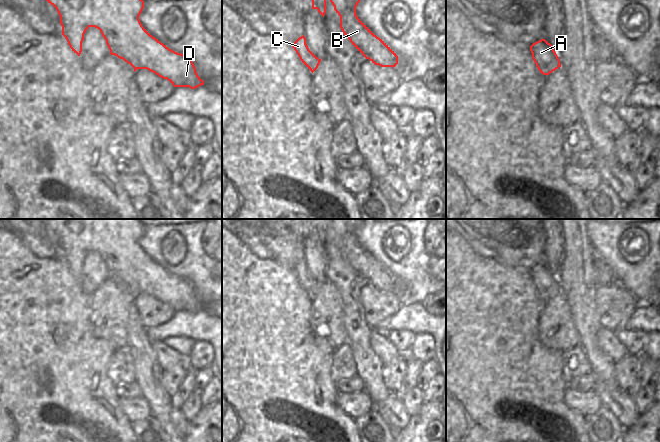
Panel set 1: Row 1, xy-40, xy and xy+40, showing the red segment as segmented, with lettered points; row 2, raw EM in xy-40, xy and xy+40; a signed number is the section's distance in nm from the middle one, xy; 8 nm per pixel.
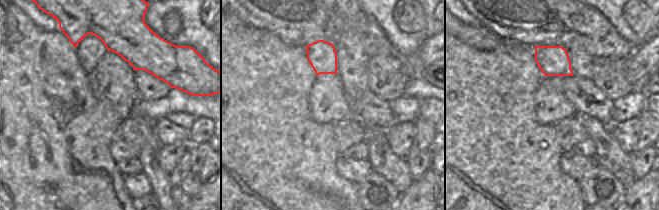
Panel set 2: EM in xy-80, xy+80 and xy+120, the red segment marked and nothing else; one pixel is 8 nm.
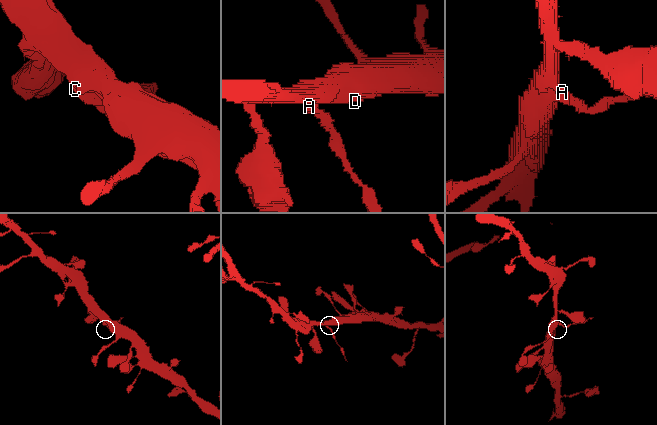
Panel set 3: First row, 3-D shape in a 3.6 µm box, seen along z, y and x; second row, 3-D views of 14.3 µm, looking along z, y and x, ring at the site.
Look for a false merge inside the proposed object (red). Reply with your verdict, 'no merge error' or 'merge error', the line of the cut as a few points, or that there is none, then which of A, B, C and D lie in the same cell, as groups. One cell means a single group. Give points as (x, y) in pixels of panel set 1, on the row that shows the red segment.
merge error; cut xy (310, 52), (313, 65), (316, 68); groups A / B C D

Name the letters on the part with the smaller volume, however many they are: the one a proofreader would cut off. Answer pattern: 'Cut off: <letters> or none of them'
Cut off: A

